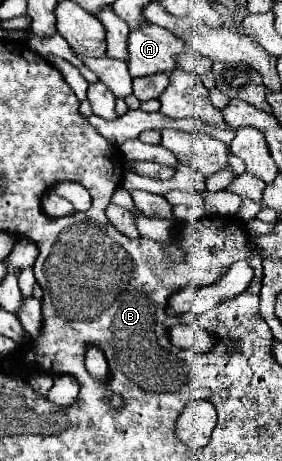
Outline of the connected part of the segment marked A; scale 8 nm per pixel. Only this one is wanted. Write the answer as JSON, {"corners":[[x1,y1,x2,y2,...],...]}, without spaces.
{"corners":[[143,23,129,31,127,39,127,65,131,77,145,77,161,71,175,69,175,55,191,51,187,43,167,29]]}

